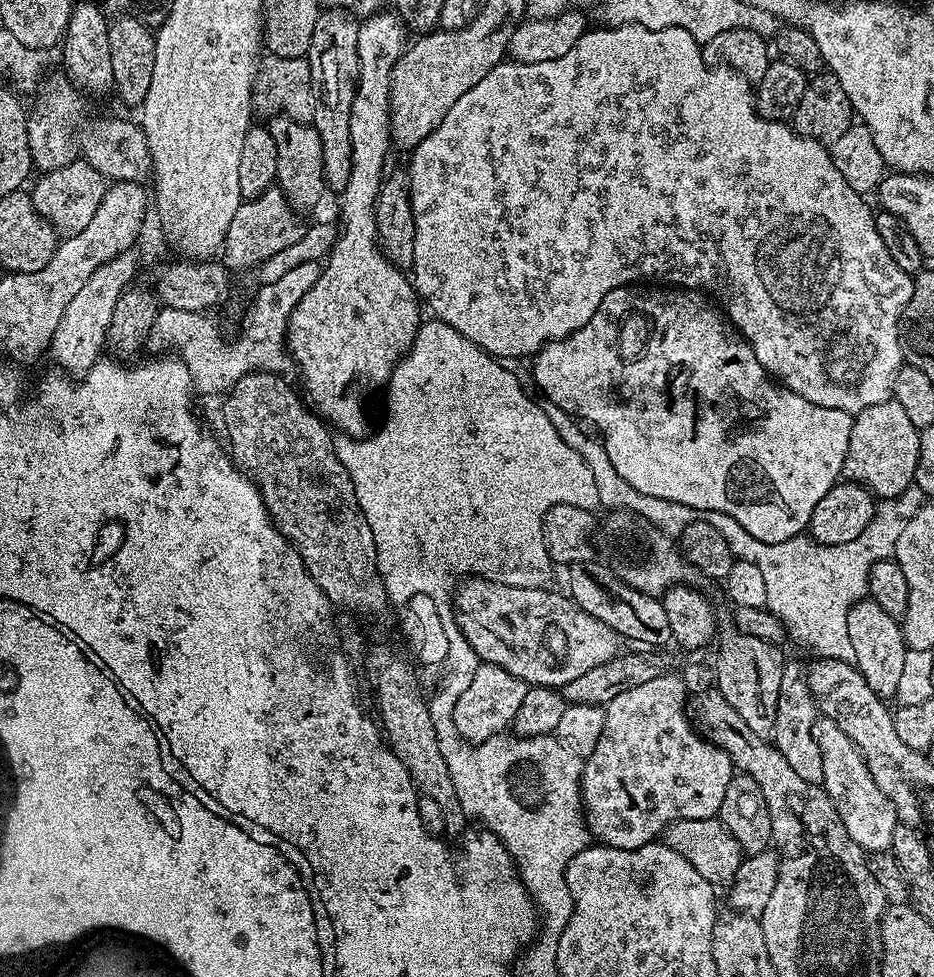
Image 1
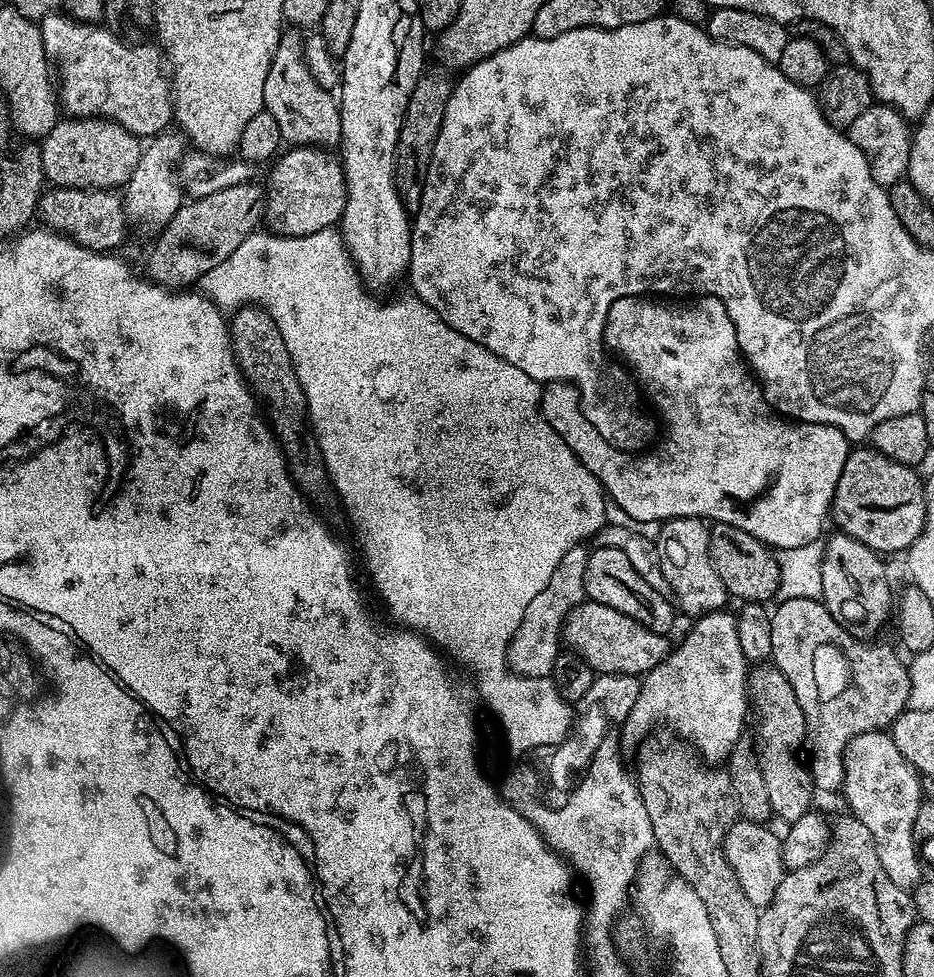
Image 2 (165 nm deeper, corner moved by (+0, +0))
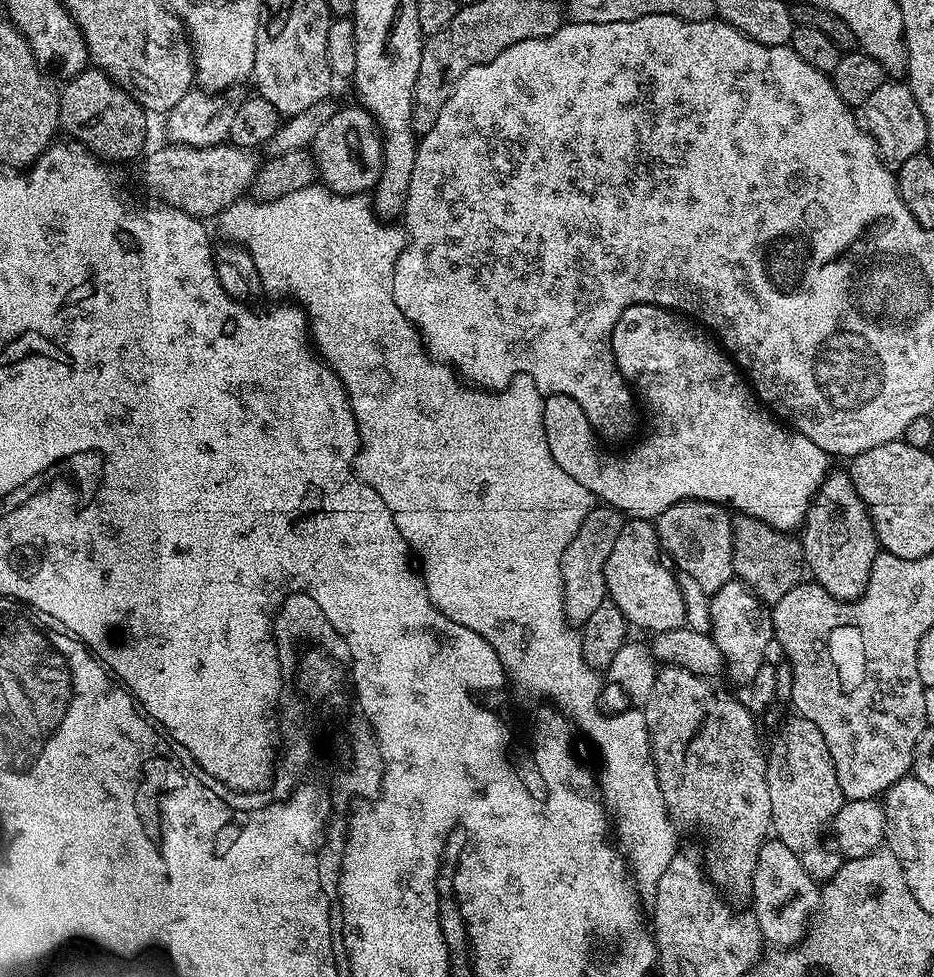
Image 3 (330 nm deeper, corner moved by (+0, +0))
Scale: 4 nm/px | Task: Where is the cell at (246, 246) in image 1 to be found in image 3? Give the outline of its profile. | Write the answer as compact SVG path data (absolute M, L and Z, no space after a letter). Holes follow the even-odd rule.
M341 107L336 111L334 118L330 118L330 122L326 122L322 130L318 130L318 138L314 138L310 146L323 187L343 196L371 193L384 165L384 144L380 140L380 127L365 108L355 107Z

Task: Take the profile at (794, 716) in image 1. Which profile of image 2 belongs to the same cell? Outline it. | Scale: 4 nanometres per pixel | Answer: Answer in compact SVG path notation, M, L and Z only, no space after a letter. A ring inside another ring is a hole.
M792 598L790 600L780 600L777 603L777 608L771 609L771 622L770 622L770 635L771 635L771 647L772 647L772 655L770 657L771 663L774 667L779 670L788 679L790 682L790 686L794 686L794 698L798 698L798 706L802 706L802 714L806 718L806 730L808 731L806 737L806 744L807 747L810 749L812 747L812 760L810 756L810 771L812 773L812 787L815 789L817 793L820 792L836 792L839 793L844 786L844 752L848 749L848 744L854 739L858 738L860 734L866 734L867 732L878 732L881 730L888 730L891 729L892 724L902 715L908 707L907 698L910 695L910 678L908 677L908 664L905 663L903 660L900 661L898 657L896 657L896 652L894 649L891 648L888 644L872 644L876 642L869 642L867 639L864 638L857 638L852 635L851 632L848 631L847 628L844 628L842 625L839 624L837 620L830 614L830 610L826 610L826 606L821 602L819 599L810 599L810 598Z

